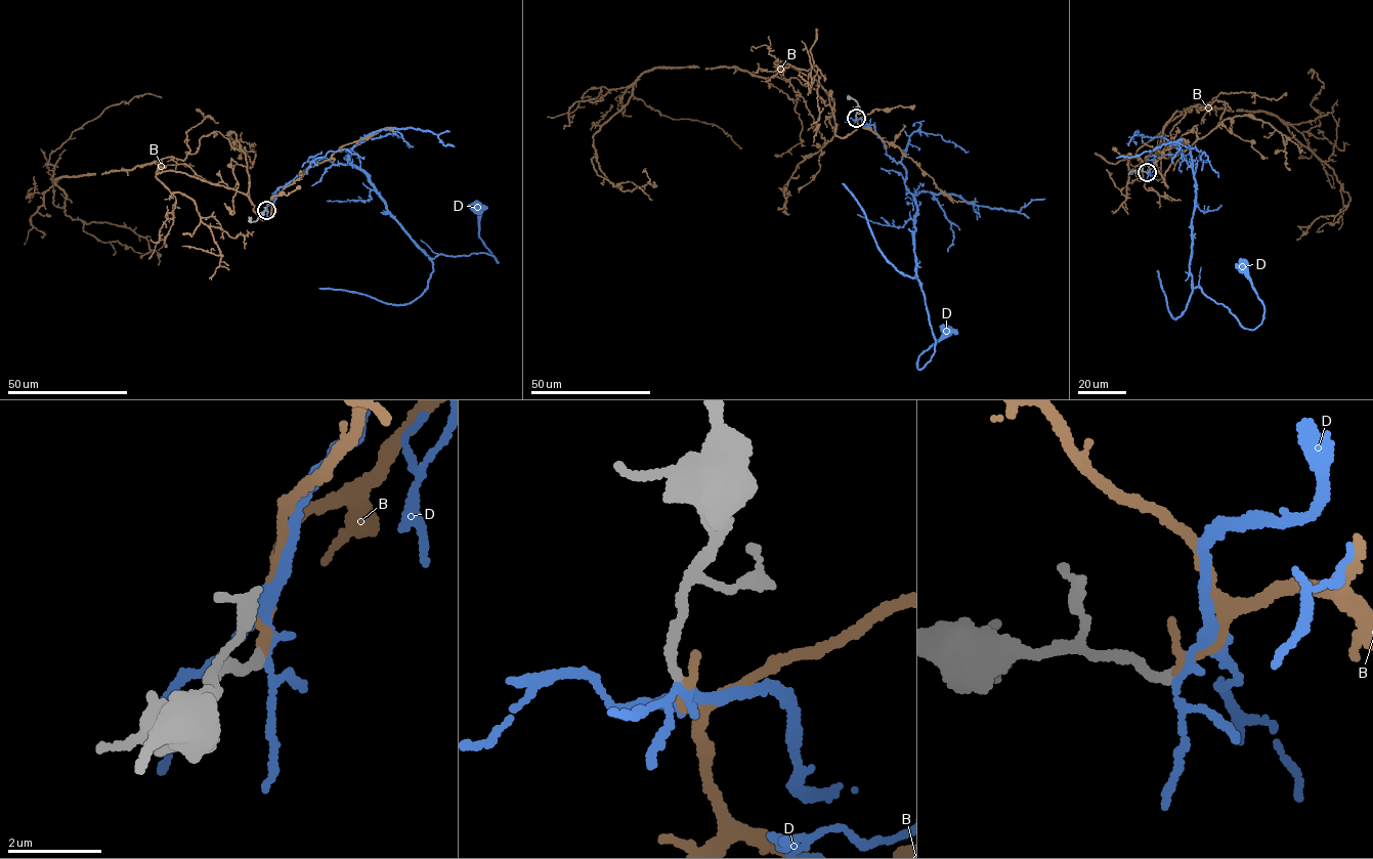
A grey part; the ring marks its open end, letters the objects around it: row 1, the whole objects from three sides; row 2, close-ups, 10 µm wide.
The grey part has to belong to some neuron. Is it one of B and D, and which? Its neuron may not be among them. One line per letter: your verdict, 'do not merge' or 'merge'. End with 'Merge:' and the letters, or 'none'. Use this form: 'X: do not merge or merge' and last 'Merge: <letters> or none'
B: merge
D: do not merge
Merge: B

